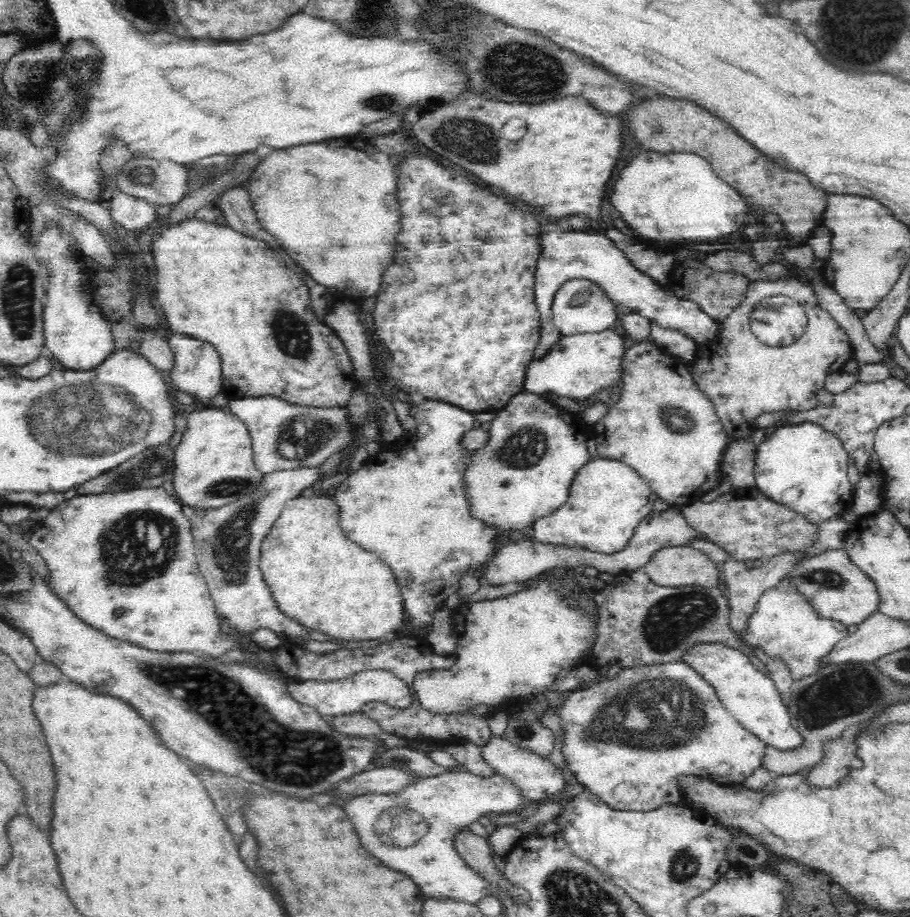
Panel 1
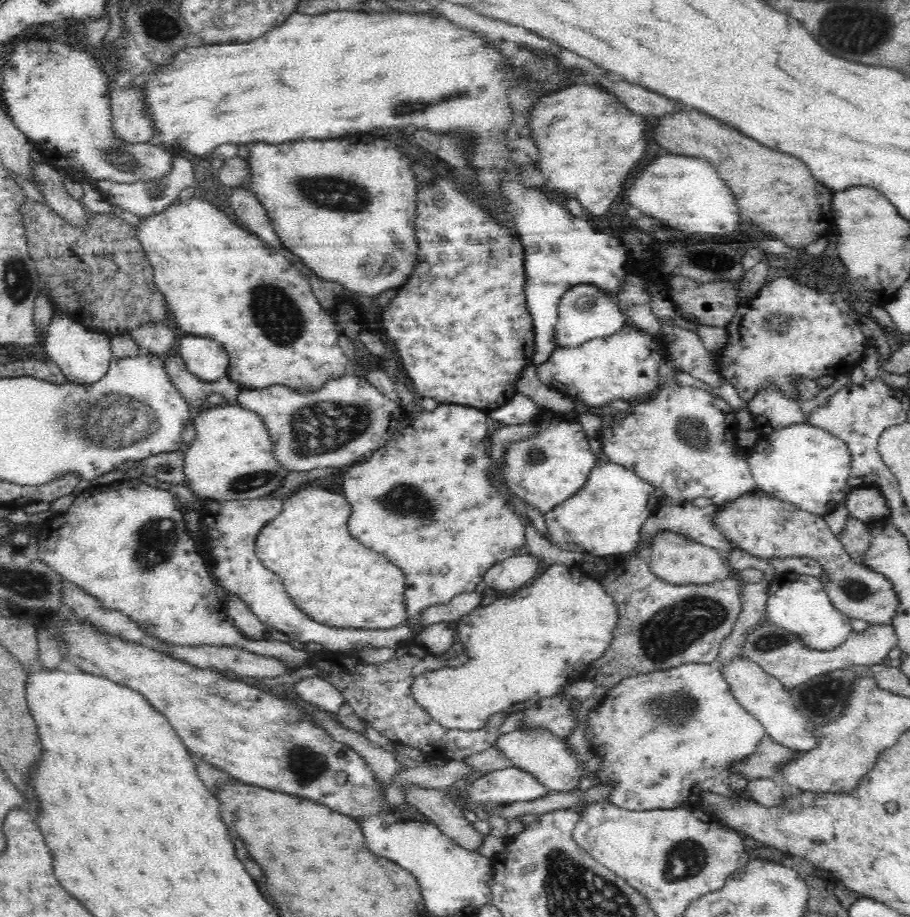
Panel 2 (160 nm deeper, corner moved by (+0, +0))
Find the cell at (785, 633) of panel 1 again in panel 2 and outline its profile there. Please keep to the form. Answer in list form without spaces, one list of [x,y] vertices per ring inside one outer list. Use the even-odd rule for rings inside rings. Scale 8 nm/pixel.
[[[794,571],[775,573],[770,580],[768,598],[764,616],[766,621],[792,631],[798,635],[808,647],[814,650],[832,650],[843,644],[844,640],[854,632],[850,627],[850,619],[836,610],[830,602],[820,577],[798,574]]]

